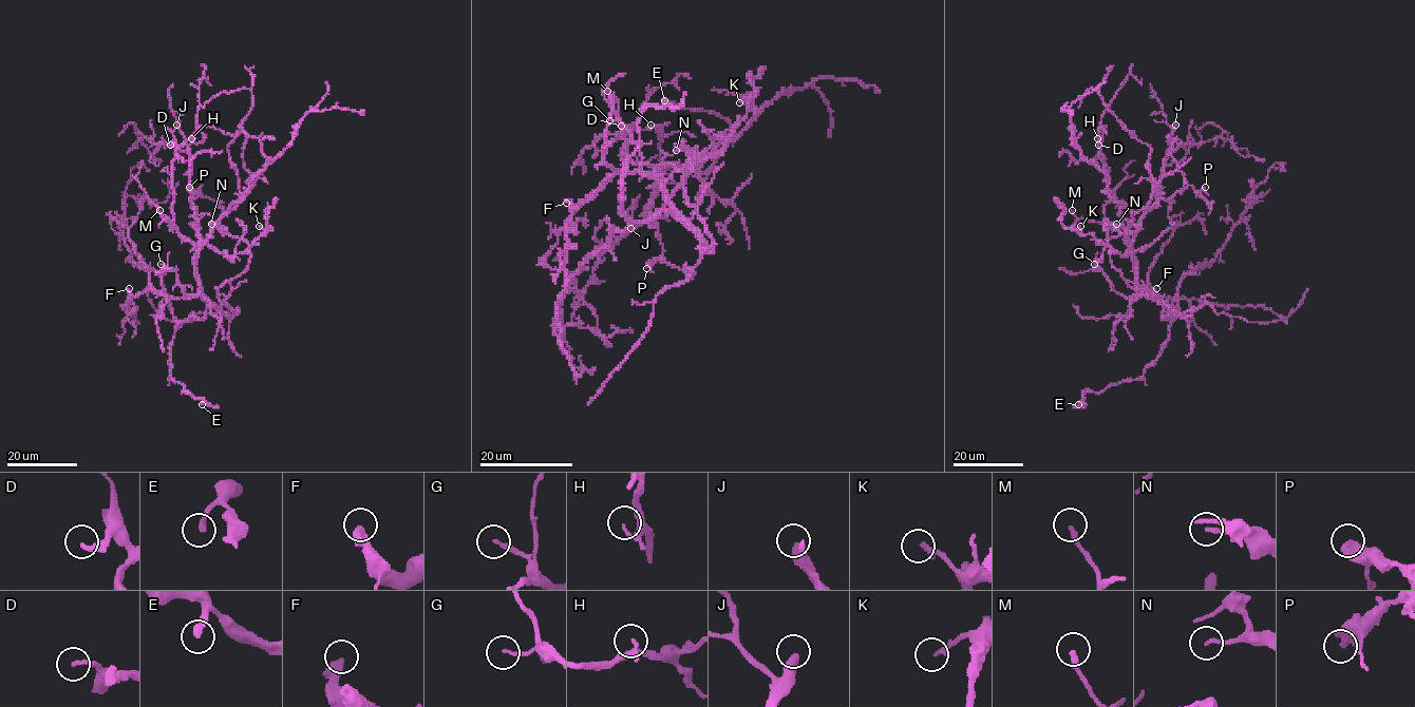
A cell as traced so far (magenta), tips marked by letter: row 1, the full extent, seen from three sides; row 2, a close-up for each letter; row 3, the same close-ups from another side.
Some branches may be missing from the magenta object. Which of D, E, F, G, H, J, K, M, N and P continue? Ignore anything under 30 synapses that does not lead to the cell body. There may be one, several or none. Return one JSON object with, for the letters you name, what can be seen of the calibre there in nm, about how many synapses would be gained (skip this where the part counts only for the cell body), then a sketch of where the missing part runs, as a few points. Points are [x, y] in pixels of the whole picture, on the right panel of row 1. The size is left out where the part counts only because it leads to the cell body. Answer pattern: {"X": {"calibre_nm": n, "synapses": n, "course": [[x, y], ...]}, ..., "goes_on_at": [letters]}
{"J": {"calibre_nm": 440, "synapses": 50, "course": [[1175, 125], [1183, 94], [1194, 82], [1188, 72], [1177, 68], [1177, 57], [1182, 48]]}, "goes_on_at": ["J"]}

